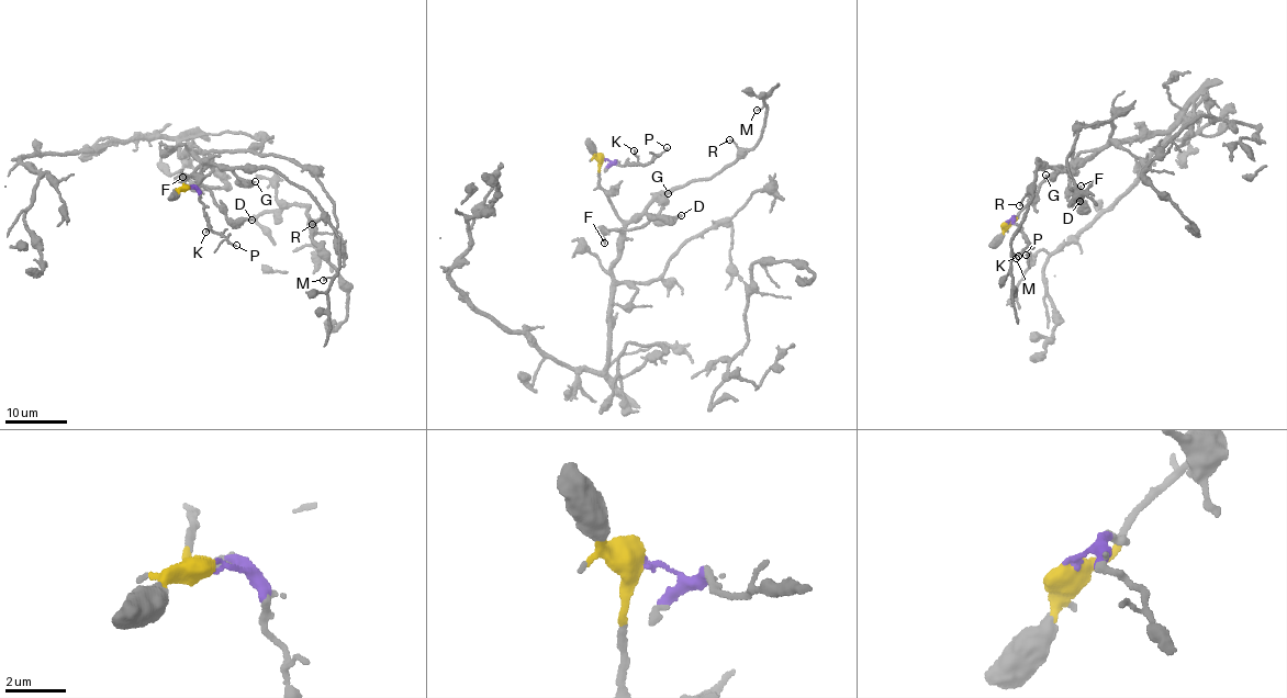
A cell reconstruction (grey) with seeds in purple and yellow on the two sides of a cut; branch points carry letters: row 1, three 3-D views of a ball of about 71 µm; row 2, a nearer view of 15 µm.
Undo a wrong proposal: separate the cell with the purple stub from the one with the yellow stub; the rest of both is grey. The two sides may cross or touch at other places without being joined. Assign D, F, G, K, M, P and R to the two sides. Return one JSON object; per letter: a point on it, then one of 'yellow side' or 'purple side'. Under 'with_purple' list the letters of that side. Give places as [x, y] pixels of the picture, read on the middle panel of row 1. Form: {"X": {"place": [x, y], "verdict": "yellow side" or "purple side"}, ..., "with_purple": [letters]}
{"D": {"place": [681, 215], "verdict": "yellow side"}, "F": {"place": [604, 243], "verdict": "yellow side"}, "G": {"place": [668, 193], "verdict": "yellow side"}, "K": {"place": [634, 150], "verdict": "purple side"}, "M": {"place": [757, 110], "verdict": "yellow side"}, "P": {"place": [667, 147], "verdict": "purple side"}, "R": {"place": [729, 139], "verdict": "yellow side"}, "with_purple": ["K", "P"]}

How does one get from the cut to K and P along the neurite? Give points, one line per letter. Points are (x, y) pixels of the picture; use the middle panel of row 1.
K: (603, 158), (634, 164), (637, 158), (633, 149)
P: (603, 158), (625, 166), (627, 161), (647, 165), (667, 147)

